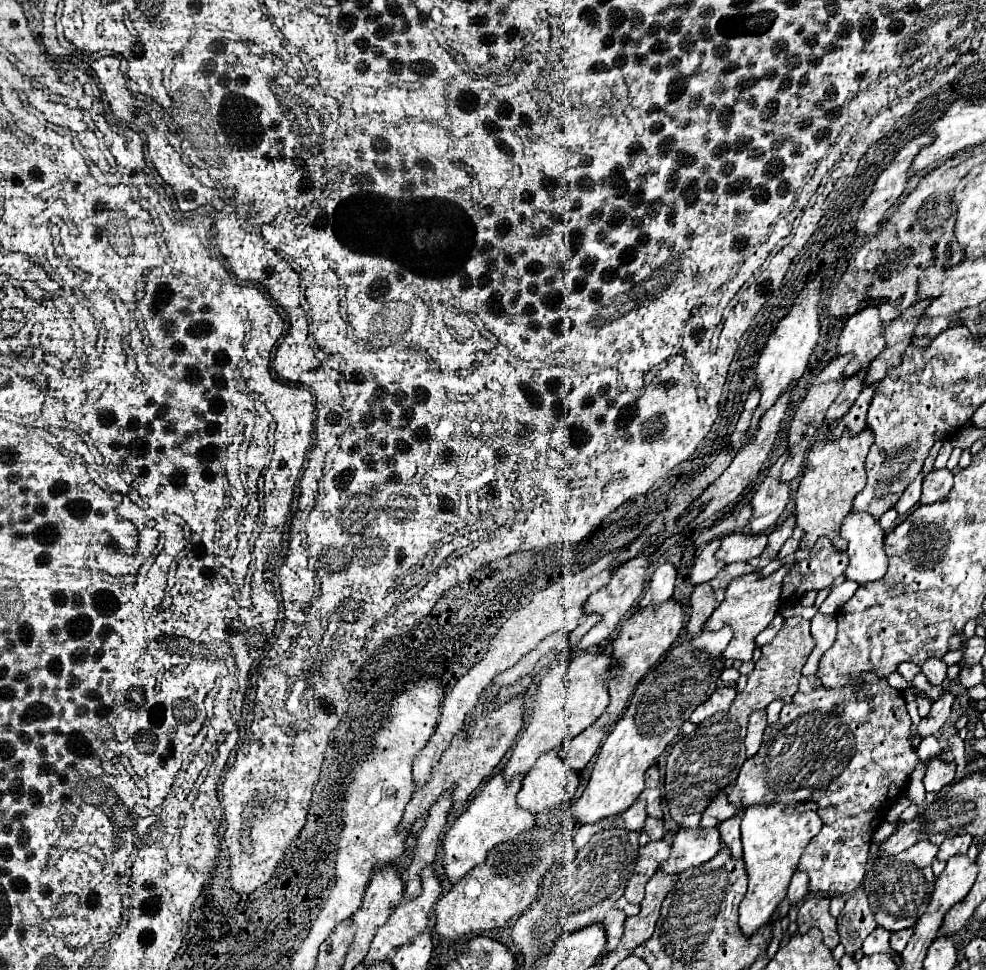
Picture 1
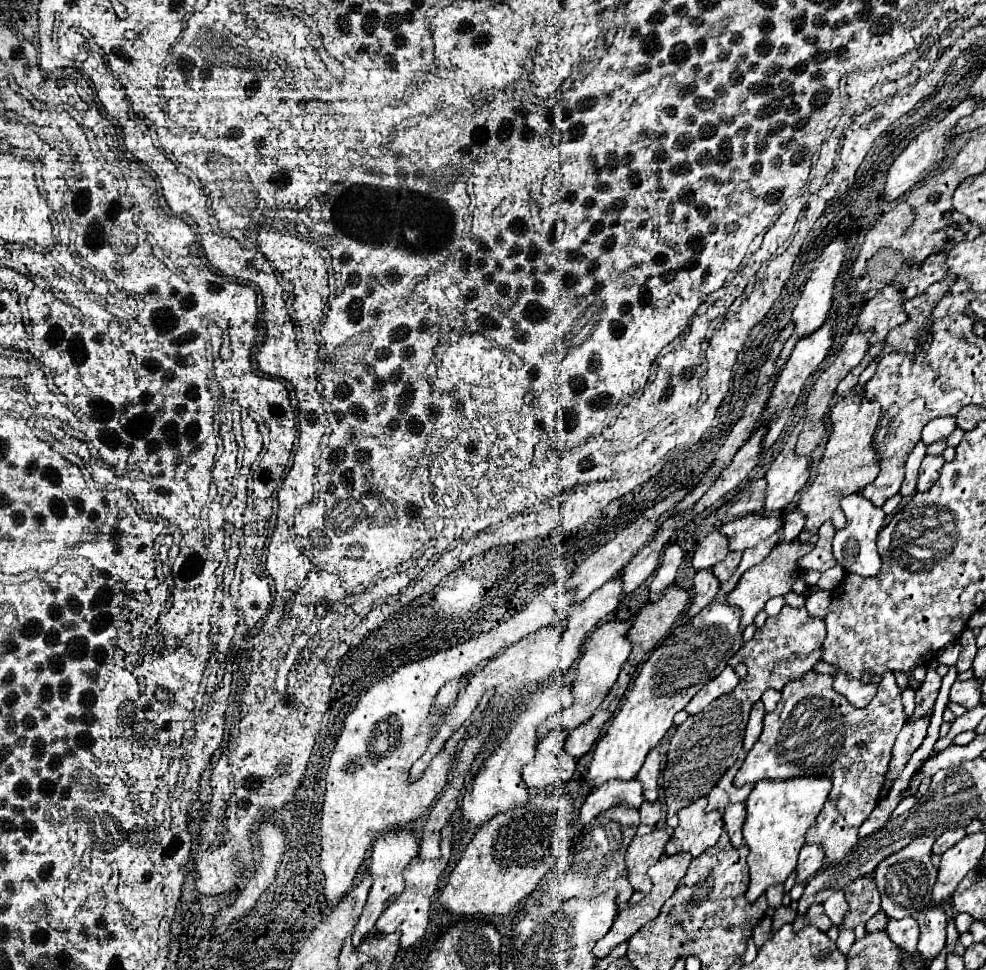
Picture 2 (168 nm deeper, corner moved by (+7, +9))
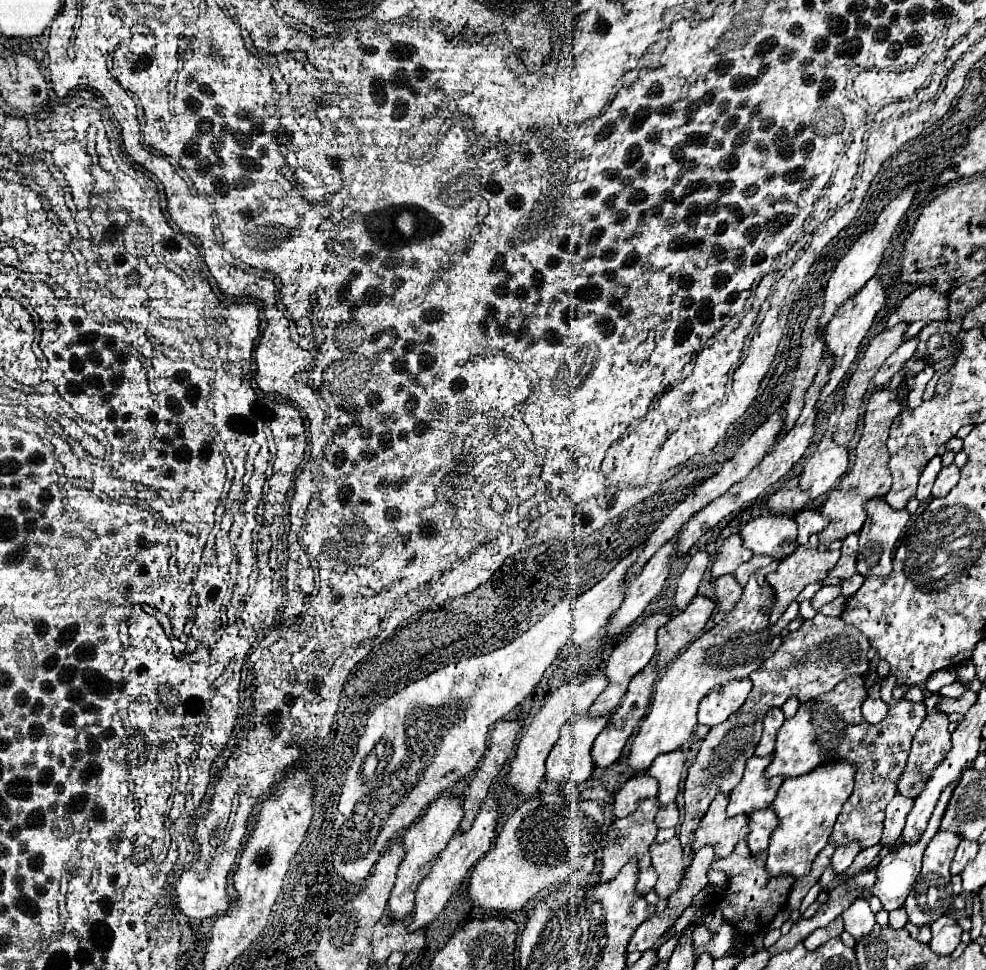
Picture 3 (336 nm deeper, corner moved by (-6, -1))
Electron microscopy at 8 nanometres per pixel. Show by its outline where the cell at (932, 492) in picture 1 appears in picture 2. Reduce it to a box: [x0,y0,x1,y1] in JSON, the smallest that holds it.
[917,455,943,491]

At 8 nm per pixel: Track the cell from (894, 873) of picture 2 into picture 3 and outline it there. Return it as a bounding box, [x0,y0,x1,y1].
[904,833,960,925]

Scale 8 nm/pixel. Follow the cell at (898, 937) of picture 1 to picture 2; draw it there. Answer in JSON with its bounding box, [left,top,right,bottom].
[887,917,919,953]

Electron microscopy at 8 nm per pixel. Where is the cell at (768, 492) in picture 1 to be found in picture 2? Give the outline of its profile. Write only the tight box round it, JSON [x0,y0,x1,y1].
[765,421,813,511]

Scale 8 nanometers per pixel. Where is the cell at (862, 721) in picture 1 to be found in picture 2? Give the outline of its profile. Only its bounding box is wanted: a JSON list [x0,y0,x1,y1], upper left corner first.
[735,671,907,865]

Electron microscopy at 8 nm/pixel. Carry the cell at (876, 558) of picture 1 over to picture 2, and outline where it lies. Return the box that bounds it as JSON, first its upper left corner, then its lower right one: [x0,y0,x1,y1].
[833,493,885,577]

